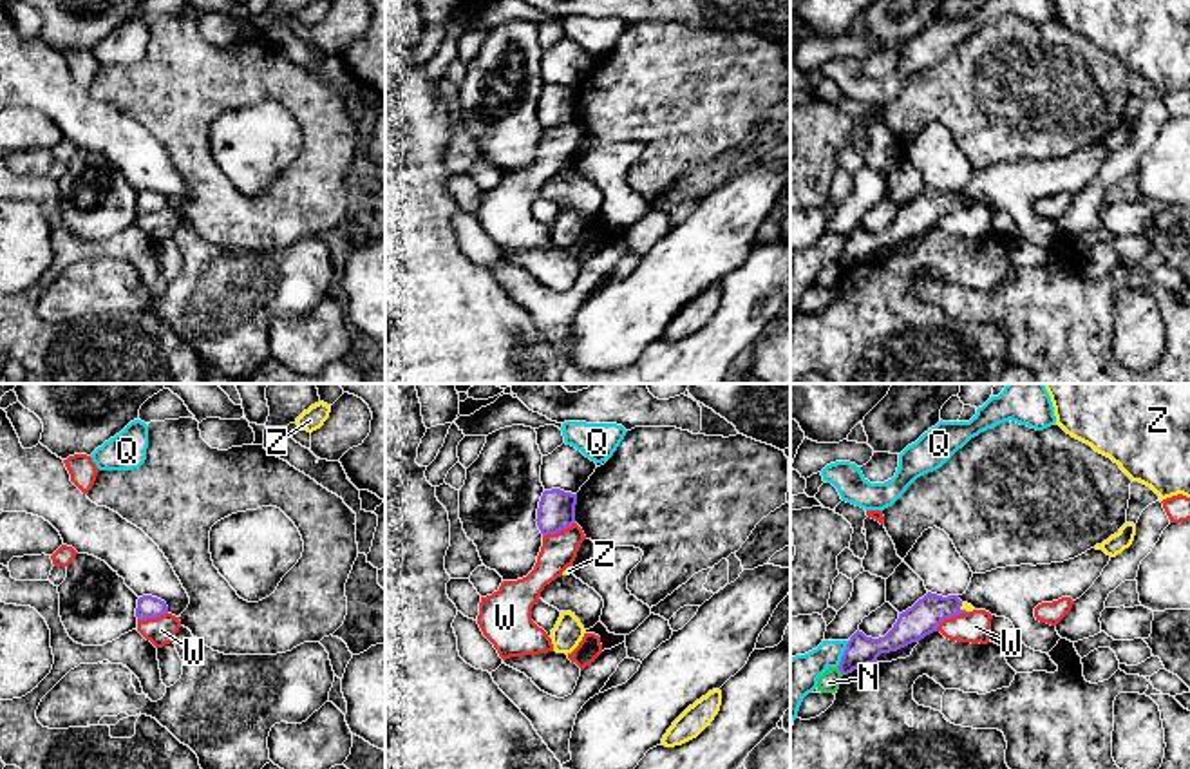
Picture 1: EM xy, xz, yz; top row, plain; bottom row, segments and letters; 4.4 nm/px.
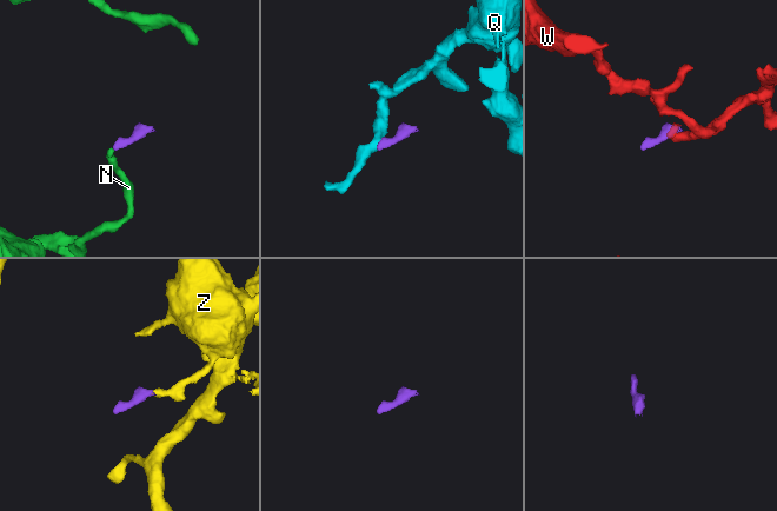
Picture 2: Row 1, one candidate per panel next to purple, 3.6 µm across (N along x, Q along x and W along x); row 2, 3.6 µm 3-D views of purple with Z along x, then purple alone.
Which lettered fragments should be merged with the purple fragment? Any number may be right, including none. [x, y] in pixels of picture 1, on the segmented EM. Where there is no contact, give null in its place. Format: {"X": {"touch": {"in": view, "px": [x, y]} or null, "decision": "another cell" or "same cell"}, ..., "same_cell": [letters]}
{"N": {"touch": {"in": "yz", "px": [840, 670]}, "decision": "another cell"}, "Q": {"touch": {"in": "yz", "px": [843, 654]}, "decision": "another cell"}, "W": {"touch": {"in": "yz", "px": [952, 616]}, "decision": "another cell"}, "Z": {"touch": {"in": "yz", "px": [963, 610]}, "decision": "same cell"}, "same_cell": ["Z"]}

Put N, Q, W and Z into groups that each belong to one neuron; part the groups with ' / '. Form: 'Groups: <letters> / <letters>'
Groups: N / Q / W / Z

